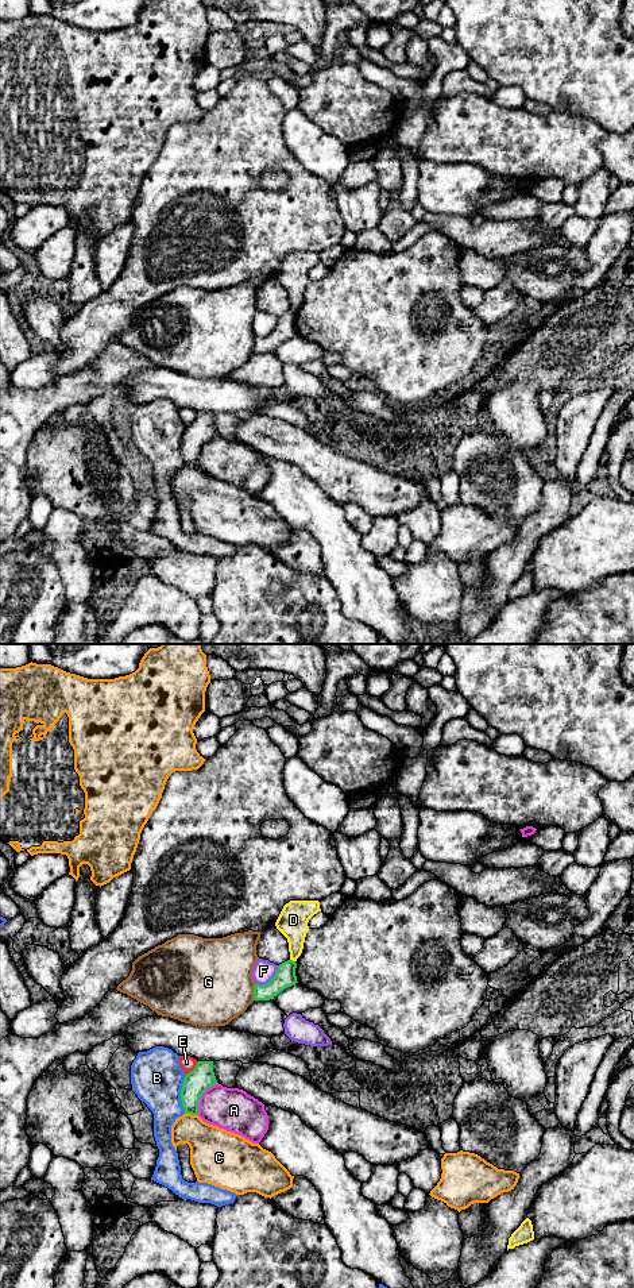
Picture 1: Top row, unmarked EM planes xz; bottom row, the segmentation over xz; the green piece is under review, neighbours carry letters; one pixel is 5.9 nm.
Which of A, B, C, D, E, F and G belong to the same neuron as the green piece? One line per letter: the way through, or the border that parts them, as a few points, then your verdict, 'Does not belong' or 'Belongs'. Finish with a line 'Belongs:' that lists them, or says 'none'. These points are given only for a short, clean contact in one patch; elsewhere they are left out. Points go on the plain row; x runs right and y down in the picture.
A: Boundary: xz (217, 435), (212, 436), (201, 447), (197, 466). Does not belong
B: Does not belong
C: Does not belong
D: Boundary: xz (290, 311), (294, 313). Does not belong
E: Does not belong
F: Does not belong
G: Does not belong
Belongs: none

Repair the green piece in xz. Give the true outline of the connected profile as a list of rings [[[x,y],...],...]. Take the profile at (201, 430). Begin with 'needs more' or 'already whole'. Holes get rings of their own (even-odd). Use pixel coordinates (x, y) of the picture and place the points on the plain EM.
already whole; [[[198,413],[196,420],[185,428],[181,452],[186,466],[198,467],[201,447],[217,436],[213,413]]]

